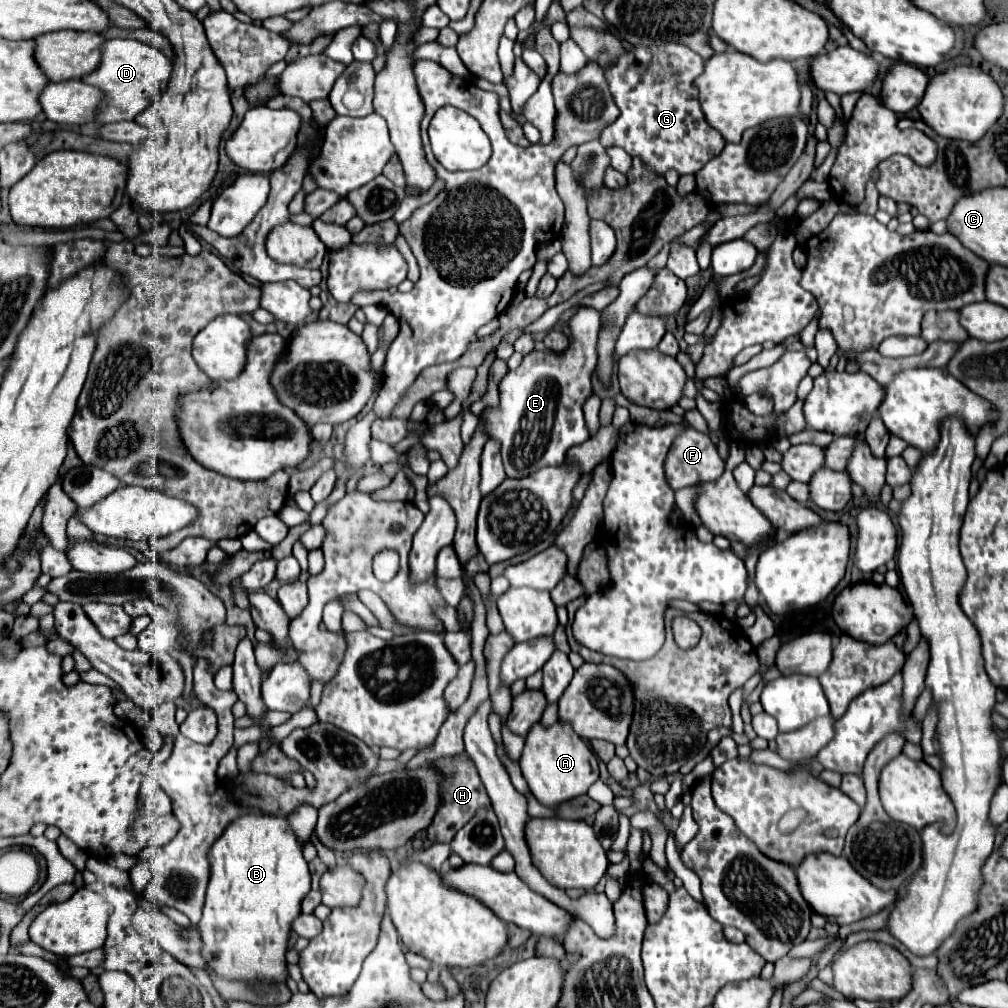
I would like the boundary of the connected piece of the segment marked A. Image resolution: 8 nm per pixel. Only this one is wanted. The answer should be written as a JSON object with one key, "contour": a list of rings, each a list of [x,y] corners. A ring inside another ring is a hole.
{"contour":[[[540,722],[532,724],[520,756],[520,768],[530,792],[540,804],[548,808],[586,794],[588,788],[598,780],[598,758],[594,756],[588,742],[582,740],[568,722],[556,722],[552,726],[542,726]]]}

